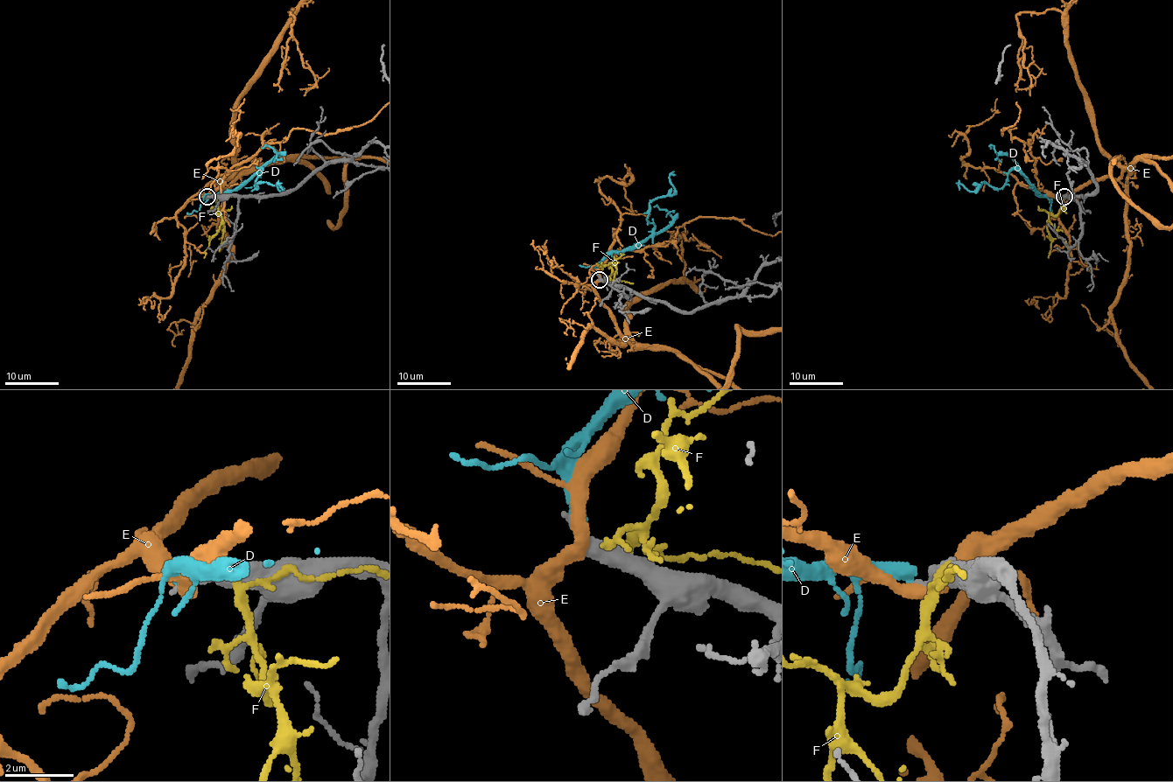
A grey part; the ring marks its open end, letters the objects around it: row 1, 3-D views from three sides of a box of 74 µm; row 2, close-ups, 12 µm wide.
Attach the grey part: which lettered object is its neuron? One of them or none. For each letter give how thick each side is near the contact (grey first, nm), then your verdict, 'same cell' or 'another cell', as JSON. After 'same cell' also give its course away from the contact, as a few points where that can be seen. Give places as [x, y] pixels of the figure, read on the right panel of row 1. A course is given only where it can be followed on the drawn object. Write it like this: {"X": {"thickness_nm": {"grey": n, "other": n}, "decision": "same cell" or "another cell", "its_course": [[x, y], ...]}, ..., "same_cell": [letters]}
{"D": {"thickness_nm": {"grey": 180, "other": 380}, "decision": "another cell"}, "E": {"thickness_nm": {"grey": 500, "other": 400}, "decision": "another cell"}, "F": {"thickness_nm": {"grey": 550, "other": 180}, "decision": "another cell"}, "same_cell": []}

